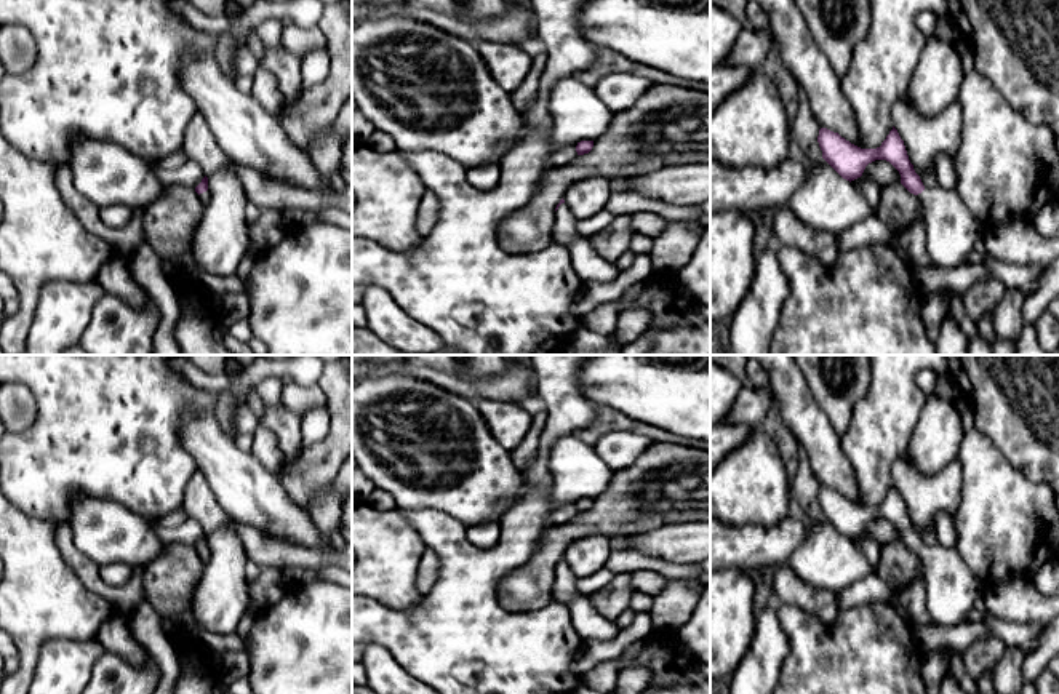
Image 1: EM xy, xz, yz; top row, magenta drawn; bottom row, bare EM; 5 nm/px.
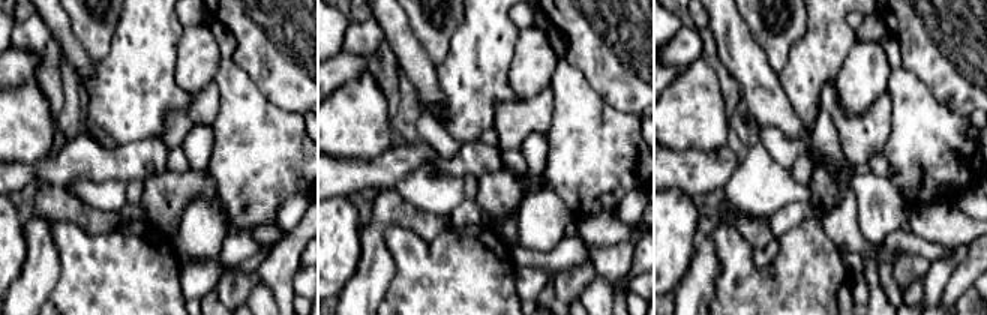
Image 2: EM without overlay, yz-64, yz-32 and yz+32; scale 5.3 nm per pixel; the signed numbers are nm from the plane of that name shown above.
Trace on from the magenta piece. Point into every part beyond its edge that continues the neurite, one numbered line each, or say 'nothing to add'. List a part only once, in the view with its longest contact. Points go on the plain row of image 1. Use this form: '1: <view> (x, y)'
1: xz (565, 589)

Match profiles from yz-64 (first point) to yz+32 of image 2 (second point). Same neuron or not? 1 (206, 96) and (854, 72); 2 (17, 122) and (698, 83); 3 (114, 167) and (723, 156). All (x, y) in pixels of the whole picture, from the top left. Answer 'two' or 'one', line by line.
1: two
2: one
3: one

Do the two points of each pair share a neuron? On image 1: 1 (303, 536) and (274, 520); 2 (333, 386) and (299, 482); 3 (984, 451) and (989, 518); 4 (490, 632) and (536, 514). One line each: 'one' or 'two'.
1: one
2: one
3: one
4: one

